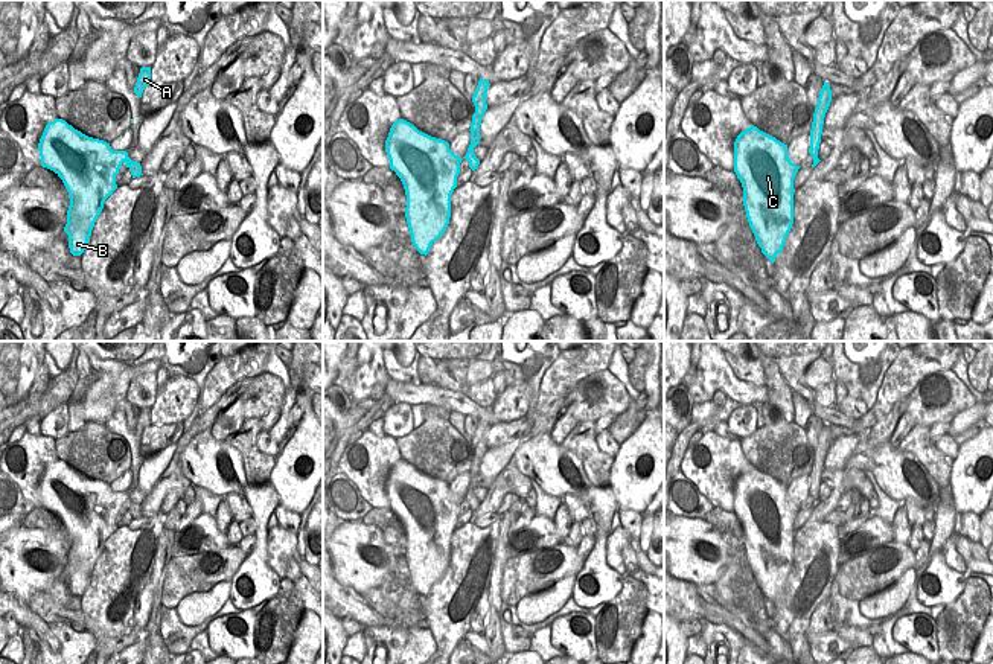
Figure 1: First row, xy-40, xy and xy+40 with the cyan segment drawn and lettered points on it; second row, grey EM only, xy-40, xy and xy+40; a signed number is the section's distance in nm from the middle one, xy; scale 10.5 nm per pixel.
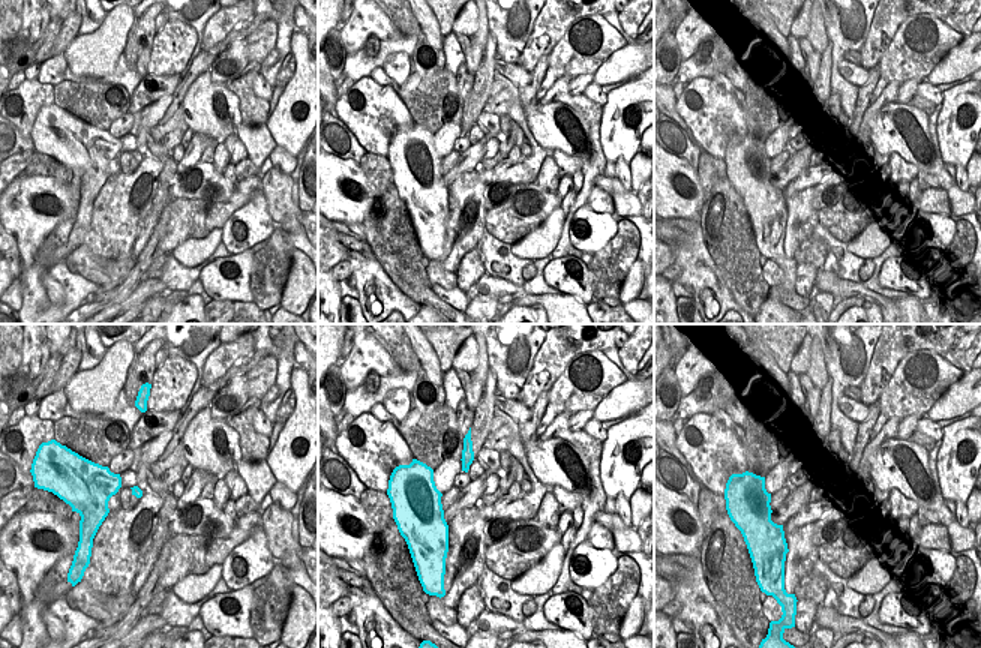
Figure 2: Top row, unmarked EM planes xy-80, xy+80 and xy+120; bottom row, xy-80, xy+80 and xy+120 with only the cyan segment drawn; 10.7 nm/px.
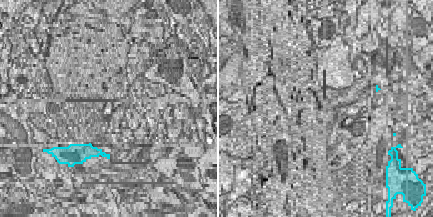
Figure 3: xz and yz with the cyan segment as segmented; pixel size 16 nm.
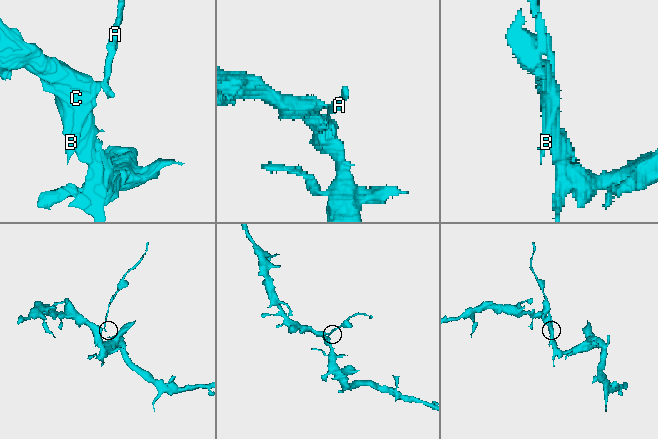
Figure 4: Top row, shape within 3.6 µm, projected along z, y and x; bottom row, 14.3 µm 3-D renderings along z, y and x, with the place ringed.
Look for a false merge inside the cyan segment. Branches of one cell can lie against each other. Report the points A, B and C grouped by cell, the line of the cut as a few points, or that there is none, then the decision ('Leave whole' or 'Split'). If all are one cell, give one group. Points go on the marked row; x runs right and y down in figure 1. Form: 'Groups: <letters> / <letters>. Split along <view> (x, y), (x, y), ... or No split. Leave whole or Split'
Groups: A / B C. Split along xy-40 (128, 157), (125, 162). Split.

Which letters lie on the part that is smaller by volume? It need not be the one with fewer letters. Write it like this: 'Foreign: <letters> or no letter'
Foreign: A

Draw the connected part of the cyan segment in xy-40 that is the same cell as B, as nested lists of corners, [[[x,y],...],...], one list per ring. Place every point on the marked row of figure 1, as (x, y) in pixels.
[[[62,119],[46,125],[38,151],[41,166],[53,171],[69,192],[64,231],[70,253],[81,256],[105,200],[117,189],[116,175],[128,152],[113,151],[110,143],[82,134]]]

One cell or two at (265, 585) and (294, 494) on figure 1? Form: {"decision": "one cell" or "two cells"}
{"decision": "two cells"}

